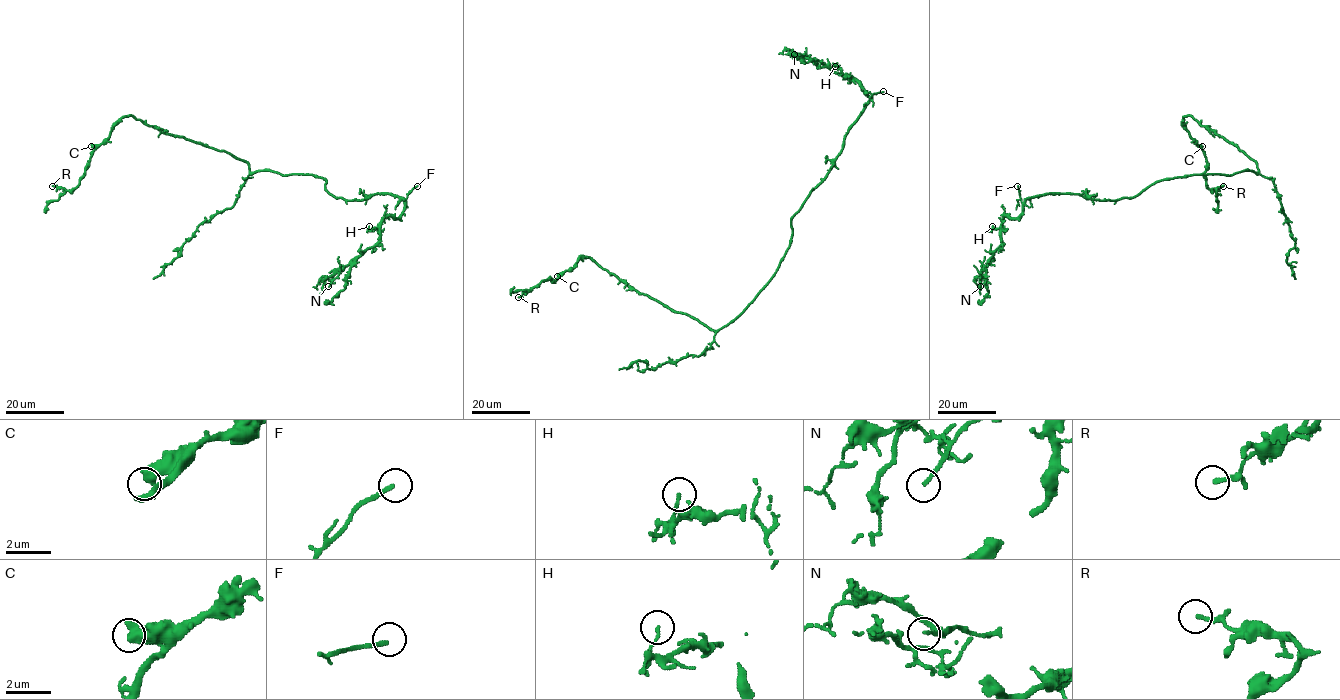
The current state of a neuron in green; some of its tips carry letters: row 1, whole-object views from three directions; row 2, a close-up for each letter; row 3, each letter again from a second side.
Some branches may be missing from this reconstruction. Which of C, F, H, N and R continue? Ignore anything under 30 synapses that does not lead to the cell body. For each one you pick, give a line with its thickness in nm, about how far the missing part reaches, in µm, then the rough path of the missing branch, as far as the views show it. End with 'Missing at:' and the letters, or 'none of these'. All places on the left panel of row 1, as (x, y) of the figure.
F: Thickness 180 nm. Missing length about 20 µm. Course of what is missing: (417, 186), (437, 181), (442, 186), (442, 194), (455, 203)
Missing at: F

